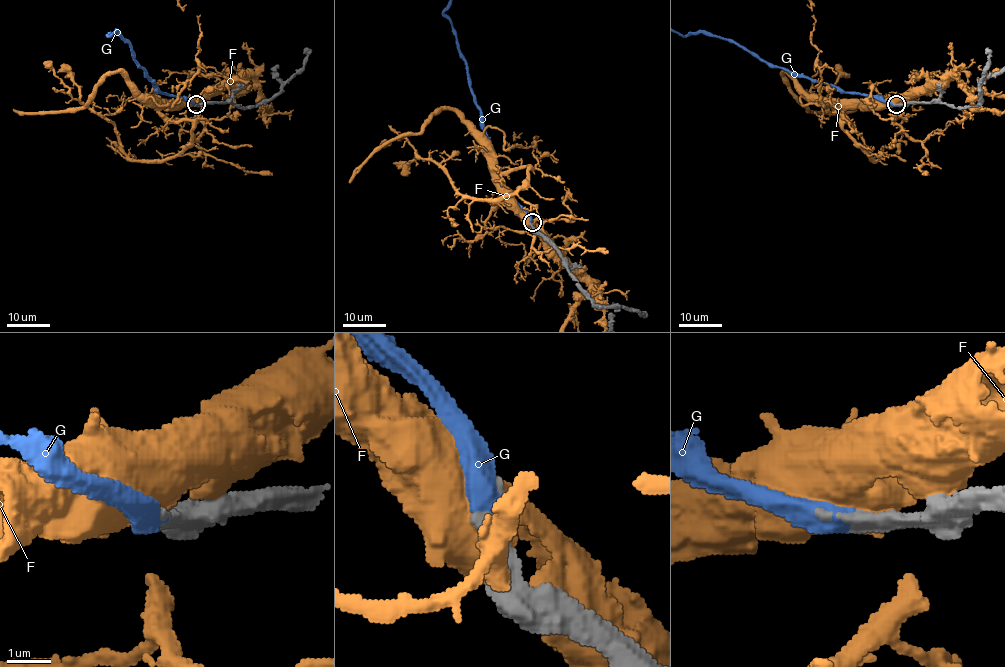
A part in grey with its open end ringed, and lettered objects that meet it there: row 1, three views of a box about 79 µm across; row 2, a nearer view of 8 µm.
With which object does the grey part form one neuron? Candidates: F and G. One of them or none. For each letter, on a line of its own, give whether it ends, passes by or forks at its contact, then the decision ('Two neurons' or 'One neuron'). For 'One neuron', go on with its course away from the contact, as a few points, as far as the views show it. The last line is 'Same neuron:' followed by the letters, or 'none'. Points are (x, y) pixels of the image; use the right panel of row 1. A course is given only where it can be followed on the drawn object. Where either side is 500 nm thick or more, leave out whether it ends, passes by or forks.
F: Two neurons
G: One neuron
Same neuron: G

